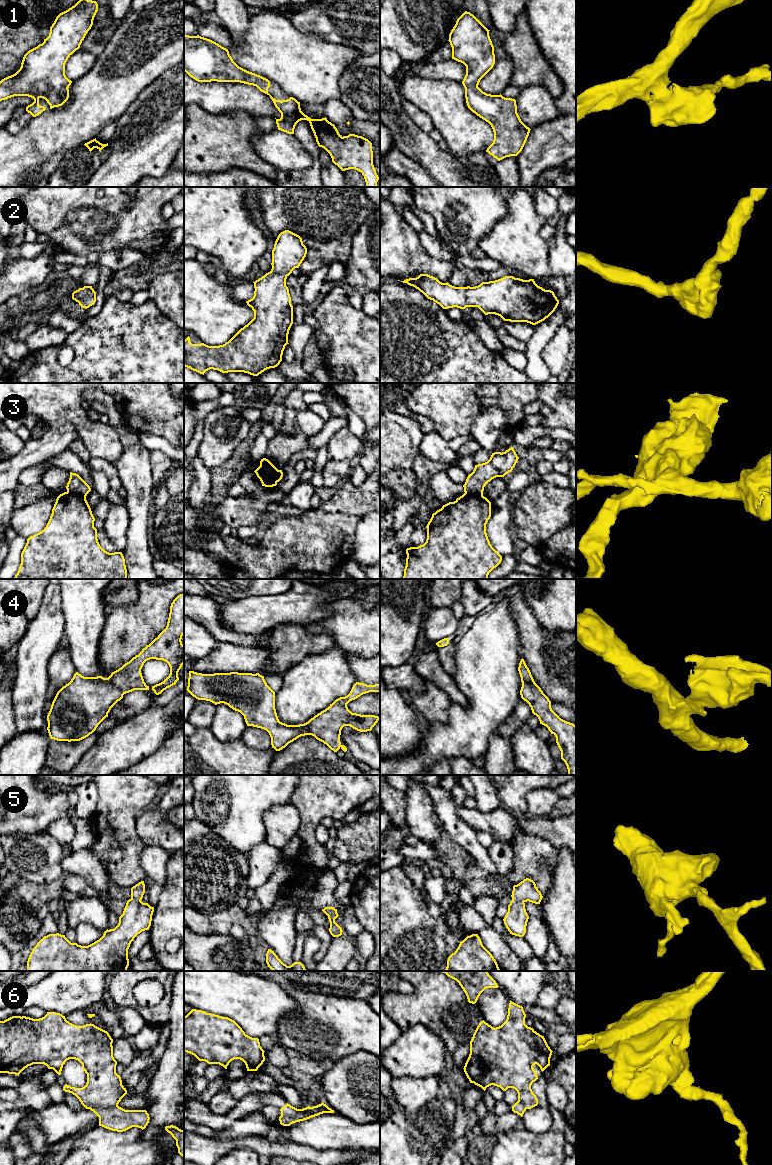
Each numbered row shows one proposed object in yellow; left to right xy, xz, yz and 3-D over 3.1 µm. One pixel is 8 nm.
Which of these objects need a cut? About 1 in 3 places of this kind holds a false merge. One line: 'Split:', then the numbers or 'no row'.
Split: 3, 4, 6

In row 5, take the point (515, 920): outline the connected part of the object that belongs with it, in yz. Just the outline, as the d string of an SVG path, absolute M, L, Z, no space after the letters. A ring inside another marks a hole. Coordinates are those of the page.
M526 878L513 886L512 901L503 921L510 934L523 937L529 916L525 909L527 901L540 904L543 896L533 880Z

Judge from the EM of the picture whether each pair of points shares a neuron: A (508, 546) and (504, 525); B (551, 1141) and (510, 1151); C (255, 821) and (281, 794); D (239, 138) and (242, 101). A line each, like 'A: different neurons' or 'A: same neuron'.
A: same neuron
B: same neuron
C: same neuron
D: different neurons

